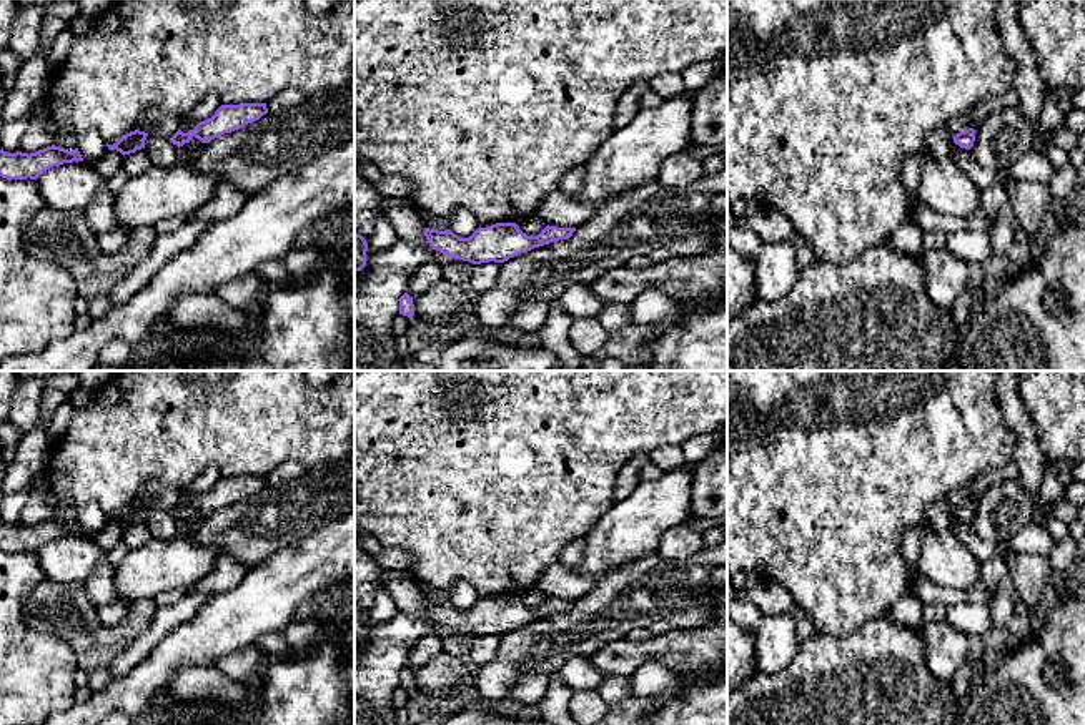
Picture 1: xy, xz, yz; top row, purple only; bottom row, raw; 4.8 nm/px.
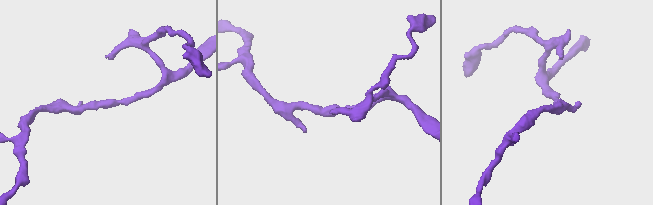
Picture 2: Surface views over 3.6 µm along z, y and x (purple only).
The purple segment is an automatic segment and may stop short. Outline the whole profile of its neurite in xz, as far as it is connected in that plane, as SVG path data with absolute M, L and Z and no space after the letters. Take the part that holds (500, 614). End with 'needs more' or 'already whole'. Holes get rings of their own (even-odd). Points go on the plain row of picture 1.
M496 595L478 600L469 610L459 610L451 602L438 604L426 600L424 609L429 619L454 632L481 635L504 635L521 625L549 617L552 614L567 612L576 600L546 599L538 609L528 609L516 595Z; already whole

